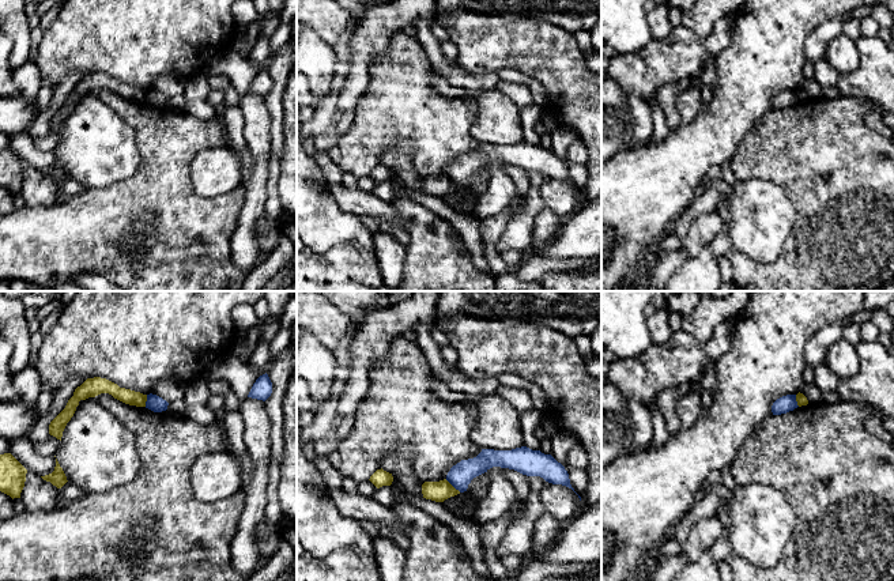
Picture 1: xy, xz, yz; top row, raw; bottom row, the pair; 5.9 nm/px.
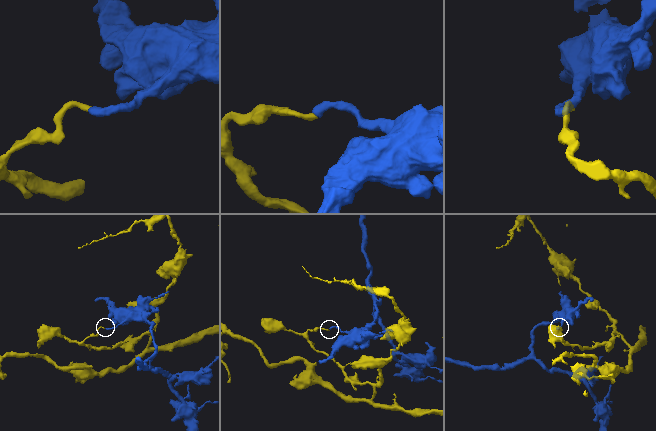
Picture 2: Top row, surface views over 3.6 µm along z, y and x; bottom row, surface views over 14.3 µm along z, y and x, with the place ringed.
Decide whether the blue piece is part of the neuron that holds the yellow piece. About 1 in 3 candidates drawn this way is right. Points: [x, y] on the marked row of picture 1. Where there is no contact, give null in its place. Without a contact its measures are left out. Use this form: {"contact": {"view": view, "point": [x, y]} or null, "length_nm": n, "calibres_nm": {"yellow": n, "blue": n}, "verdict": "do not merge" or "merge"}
{"contact": {"view": "xz", "point": [452, 486]}, "length_nm": 120, "calibres_nm": {"yellow": 120, "blue": 140}, "verdict": "do not merge"}

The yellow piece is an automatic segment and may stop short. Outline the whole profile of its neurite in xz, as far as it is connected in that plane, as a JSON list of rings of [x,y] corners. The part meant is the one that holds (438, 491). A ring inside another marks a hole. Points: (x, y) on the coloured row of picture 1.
[[[446,479],[440,482],[425,482],[422,484],[423,498],[435,502],[444,502],[445,499],[460,494]]]

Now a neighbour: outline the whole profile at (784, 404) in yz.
[[[787,395],[777,399],[772,405],[773,415],[787,414],[797,408],[796,395]]]

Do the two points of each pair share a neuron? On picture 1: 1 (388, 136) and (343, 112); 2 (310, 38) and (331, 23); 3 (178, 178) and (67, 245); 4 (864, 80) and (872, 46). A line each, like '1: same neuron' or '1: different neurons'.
1: different neurons
2: different neurons
3: same neuron
4: same neuron

